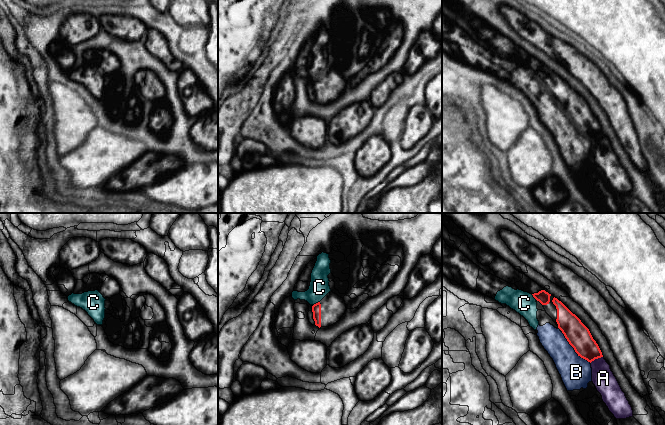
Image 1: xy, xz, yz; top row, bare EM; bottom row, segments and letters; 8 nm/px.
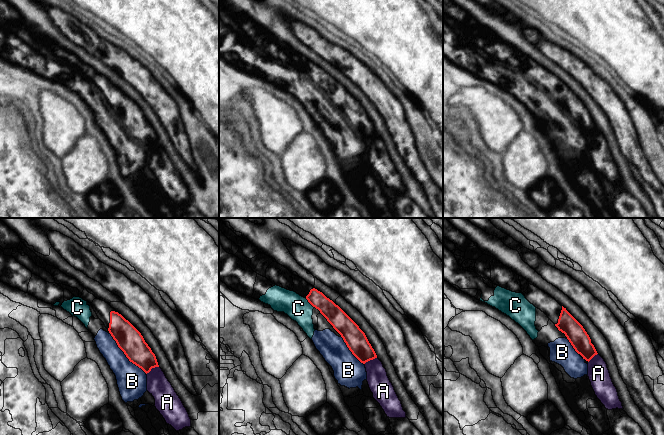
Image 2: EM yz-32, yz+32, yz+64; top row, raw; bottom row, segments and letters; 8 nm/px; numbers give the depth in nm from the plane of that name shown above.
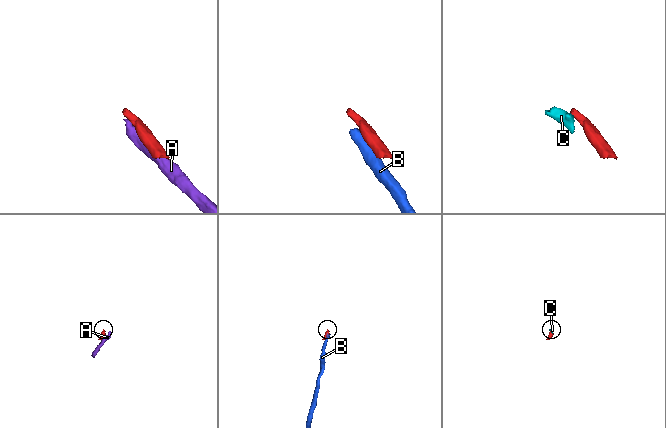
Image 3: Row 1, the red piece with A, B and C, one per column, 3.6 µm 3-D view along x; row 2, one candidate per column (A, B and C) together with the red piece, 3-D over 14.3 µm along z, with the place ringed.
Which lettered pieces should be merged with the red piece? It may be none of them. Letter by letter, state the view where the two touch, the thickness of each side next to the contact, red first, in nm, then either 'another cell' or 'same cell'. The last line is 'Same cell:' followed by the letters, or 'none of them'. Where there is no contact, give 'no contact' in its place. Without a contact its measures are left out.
A: yz | 190/180 nm | another cell
B: yz | 190/260 nm | another cell
C: xz | 80/160 nm | another cell
Same cell: none of them

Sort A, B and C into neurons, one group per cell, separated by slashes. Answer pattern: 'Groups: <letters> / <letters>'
Groups: A / B C

